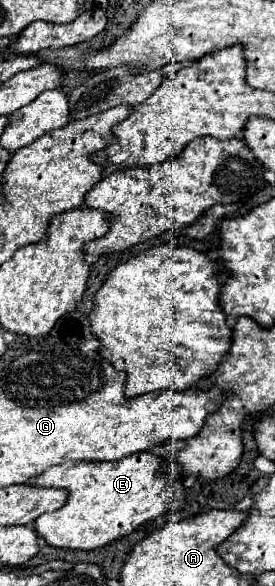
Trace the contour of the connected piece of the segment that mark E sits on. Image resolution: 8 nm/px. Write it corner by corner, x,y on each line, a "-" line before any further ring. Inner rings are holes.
137,452
137,454
129,454
113,462
65,462
65,464
45,470
39,478
33,478
31,484
37,486
39,482
39,486
45,486
45,488
63,488
67,490
67,502
59,510
51,514
43,514
35,520
37,536
41,536
53,548
95,550
95,548
107,546
109,542
131,534
141,524
151,522
163,512
167,512
173,500
183,502
185,498
185,488
181,486
183,478
169,480
165,474
161,474
161,466
163,466
163,460
159,456

